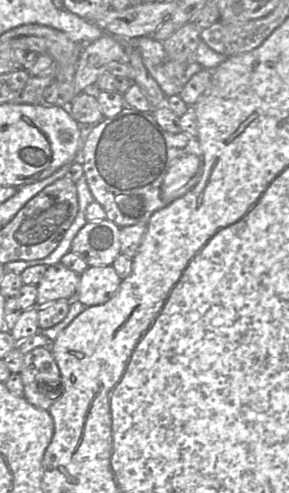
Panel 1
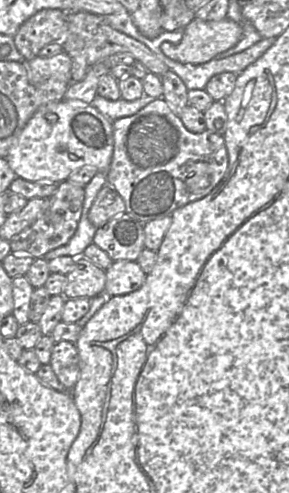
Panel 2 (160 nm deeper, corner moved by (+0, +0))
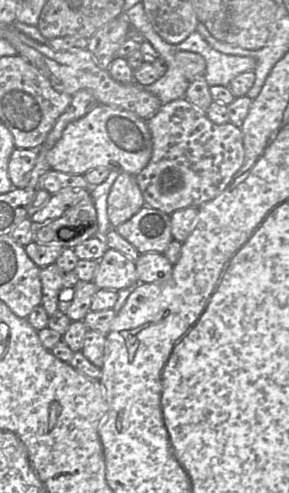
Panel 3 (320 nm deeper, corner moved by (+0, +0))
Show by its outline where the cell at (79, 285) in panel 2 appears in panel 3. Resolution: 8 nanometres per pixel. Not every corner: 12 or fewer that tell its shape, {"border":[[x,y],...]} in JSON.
{"border":[[109,249],[93,283],[120,291],[139,283],[135,261]]}

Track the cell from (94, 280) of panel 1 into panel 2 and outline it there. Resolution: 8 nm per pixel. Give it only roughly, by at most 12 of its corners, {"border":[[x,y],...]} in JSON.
{"border":[[114,261],[102,294],[117,296],[144,285],[137,261]]}

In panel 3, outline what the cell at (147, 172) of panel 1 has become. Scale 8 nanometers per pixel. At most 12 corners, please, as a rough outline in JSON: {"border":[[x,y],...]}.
{"border":[[185,98],[147,124],[135,175],[167,214],[216,198],[245,161],[241,127]]}

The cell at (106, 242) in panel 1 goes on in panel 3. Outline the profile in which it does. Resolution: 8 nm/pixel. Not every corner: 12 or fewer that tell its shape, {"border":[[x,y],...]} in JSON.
{"border":[[144,206],[114,230],[140,254],[164,253],[171,214]]}

